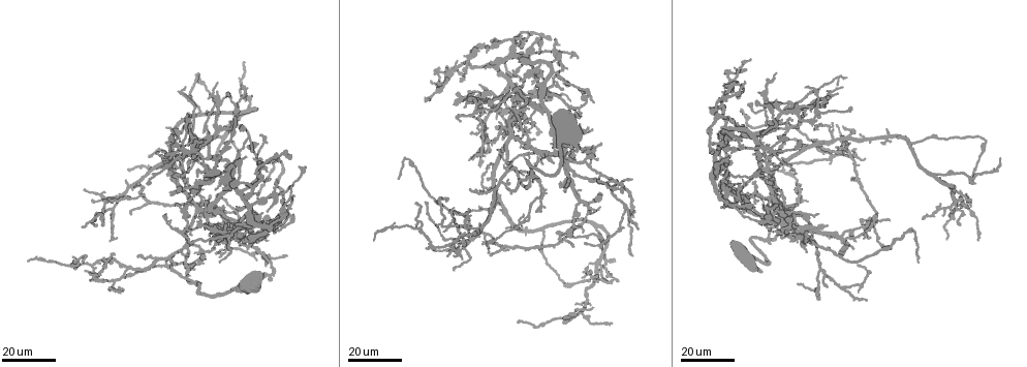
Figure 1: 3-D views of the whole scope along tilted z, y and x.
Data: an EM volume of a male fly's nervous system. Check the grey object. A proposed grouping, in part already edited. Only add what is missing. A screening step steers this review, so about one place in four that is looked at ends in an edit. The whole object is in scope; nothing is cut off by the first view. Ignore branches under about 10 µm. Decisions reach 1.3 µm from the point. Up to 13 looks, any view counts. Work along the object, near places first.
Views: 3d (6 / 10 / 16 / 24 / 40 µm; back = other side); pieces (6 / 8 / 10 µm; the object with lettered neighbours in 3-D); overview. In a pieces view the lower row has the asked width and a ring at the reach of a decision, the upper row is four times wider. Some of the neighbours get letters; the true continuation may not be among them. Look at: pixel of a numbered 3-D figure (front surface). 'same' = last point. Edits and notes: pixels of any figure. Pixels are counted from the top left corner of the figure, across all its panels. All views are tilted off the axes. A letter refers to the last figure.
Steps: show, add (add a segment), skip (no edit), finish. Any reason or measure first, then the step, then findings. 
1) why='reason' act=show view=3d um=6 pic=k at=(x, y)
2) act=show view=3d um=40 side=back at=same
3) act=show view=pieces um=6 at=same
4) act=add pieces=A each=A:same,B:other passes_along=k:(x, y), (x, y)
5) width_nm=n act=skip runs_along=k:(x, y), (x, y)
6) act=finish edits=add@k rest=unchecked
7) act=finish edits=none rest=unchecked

act=show view=3d um=16 pic=1 at=(519, 128)

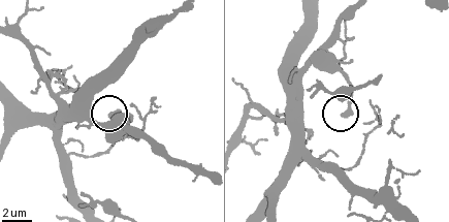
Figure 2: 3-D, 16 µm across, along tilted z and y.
act=show view=3d um=6 pic=2 at=(343, 115)

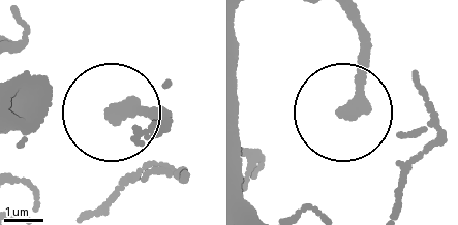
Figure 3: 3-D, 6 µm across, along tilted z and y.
why='see the neighbours' act=show view=pieces um=6 pic=3 at=(113, 116)

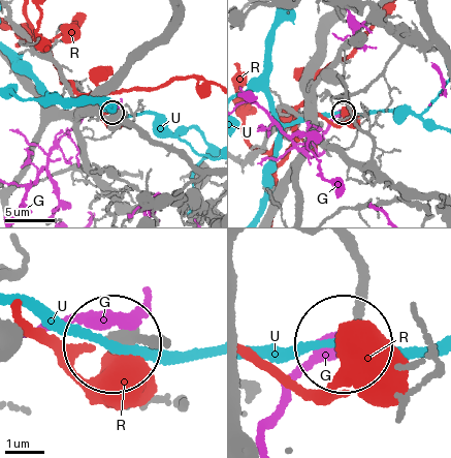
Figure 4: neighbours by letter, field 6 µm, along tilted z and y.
width_nm=330 act=skip each=G:other,R:other,U:other found='no lettered segment goes on from it'

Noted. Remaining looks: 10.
act=show view=3d um=24 pic=1 at=(587, 243)

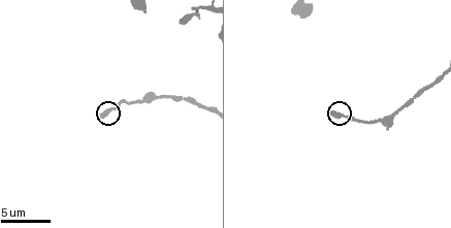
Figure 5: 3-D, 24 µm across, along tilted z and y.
why='closer look' act=show view=3d um=10 pic=5 at=(103, 116)

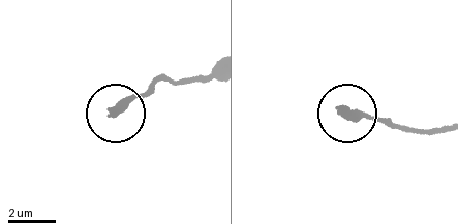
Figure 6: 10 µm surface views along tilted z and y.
why='see the neighbours' act=show view=pieces um=8 pic=6 at=(114, 113)

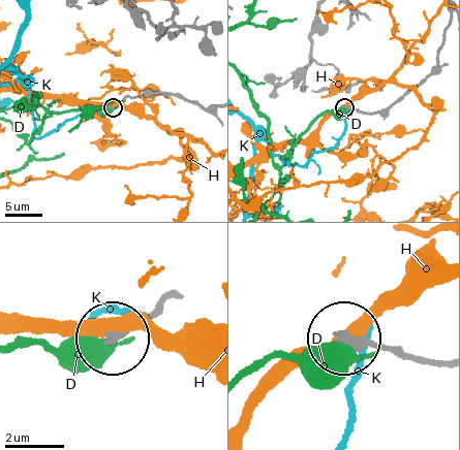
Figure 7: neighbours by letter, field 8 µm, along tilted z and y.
act=skip each=D:other,H:other,K:other runs_along=7:(439, 53), (429, 75), (384, 110), (366, 114), (343, 106) found='no lettered segment goes on from it'

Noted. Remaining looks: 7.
why='branch stops here' act=show view=3d um=16 pic=1 at=(959, 225)

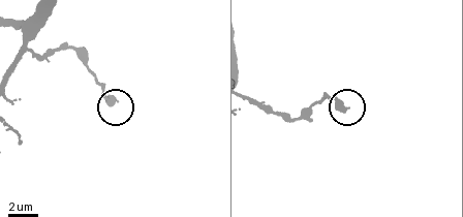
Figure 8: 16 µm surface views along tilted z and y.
act=show view=pieces um=8 pic=8 at=(346, 109)

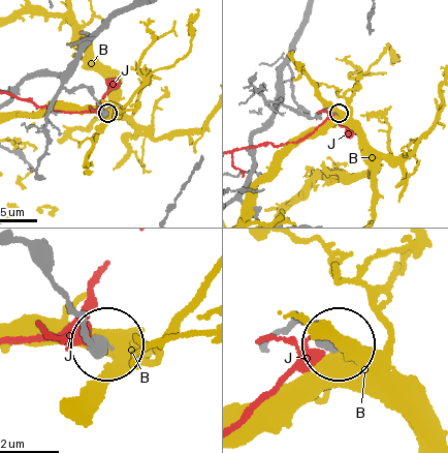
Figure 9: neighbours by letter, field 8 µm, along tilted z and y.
act=skip each=B:other,J:other runs_along=9:(87, 46), (63, 86), (84, 86), (102, 112), (107, 112) found='none of them fits'

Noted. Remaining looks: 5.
why='branch stops here' act=show view=3d um=24 pic=1 at=(867, 300)

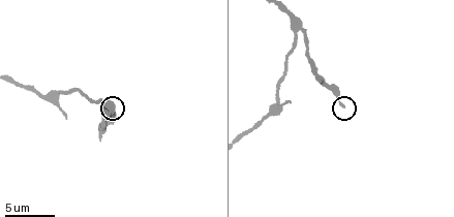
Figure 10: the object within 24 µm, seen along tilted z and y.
why='zoom in' act=show view=3d um=6 pic=10 at=(341, 105)

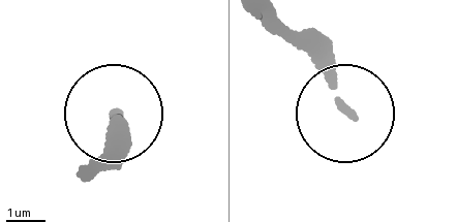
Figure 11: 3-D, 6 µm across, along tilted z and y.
act=show view=pieces um=8 pic=11 at=(347, 109)

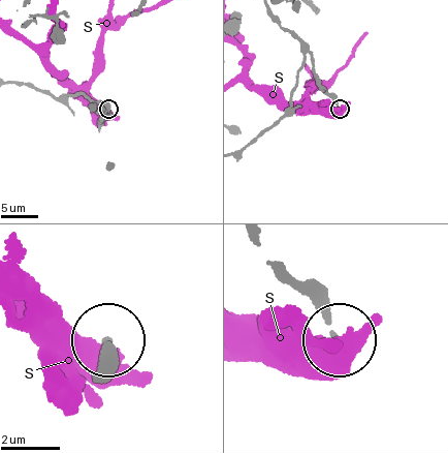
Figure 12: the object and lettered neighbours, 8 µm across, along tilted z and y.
act=skip each=S:other found='no lettered segment goes on from it'

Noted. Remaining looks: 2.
why='tapers out' act=show view=3d um=24 pic=1 at=(236, 118)

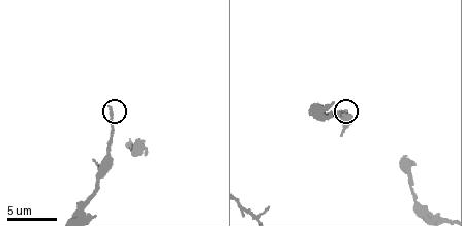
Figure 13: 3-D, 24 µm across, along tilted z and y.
why='what lies round it' act=show view=pieces um=10 pic=13 at=(109, 105)

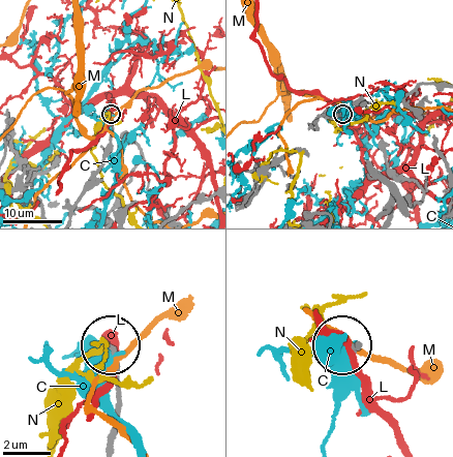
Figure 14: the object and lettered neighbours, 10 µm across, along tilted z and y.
act=skip each=C:other,L:other,M:other,N:other found='none of them fits'

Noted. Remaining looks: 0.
act=finish edits=none rest=unchecked

